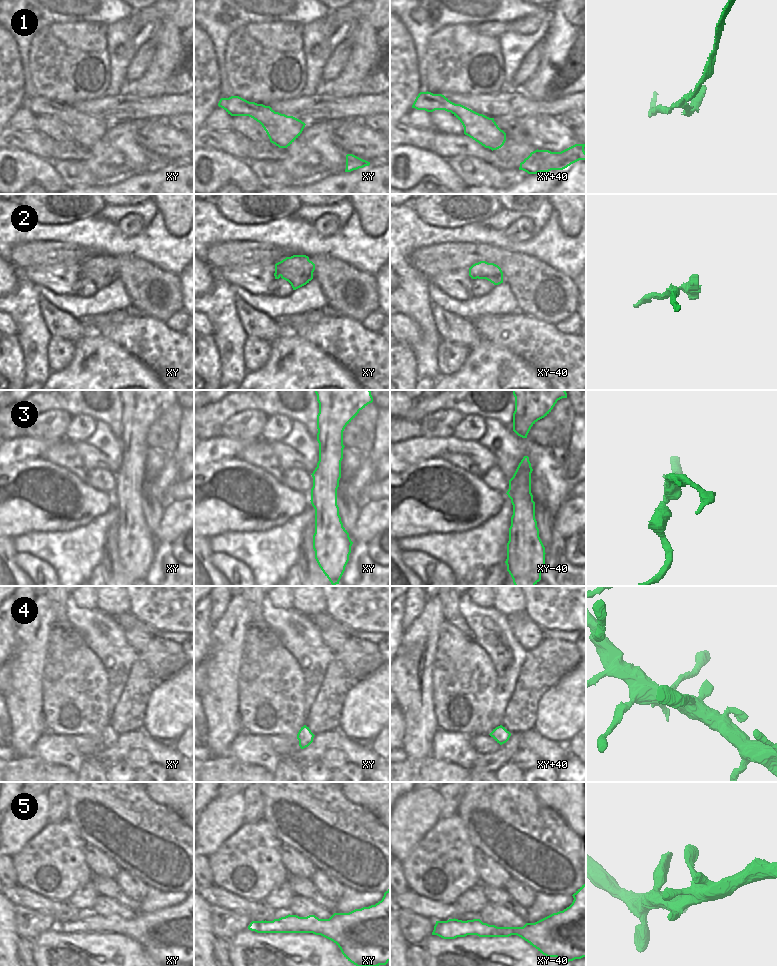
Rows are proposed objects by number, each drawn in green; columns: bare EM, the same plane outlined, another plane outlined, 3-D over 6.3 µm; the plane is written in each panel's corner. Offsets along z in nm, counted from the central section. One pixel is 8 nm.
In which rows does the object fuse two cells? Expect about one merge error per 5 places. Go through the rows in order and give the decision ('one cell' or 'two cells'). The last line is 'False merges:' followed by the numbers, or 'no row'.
1: one cell
2: two cells
3: one cell
4: one cell
5: one cell
False merges: 2

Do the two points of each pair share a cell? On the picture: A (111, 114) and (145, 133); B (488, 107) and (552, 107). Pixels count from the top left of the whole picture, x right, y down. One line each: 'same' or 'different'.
A: different
B: same

